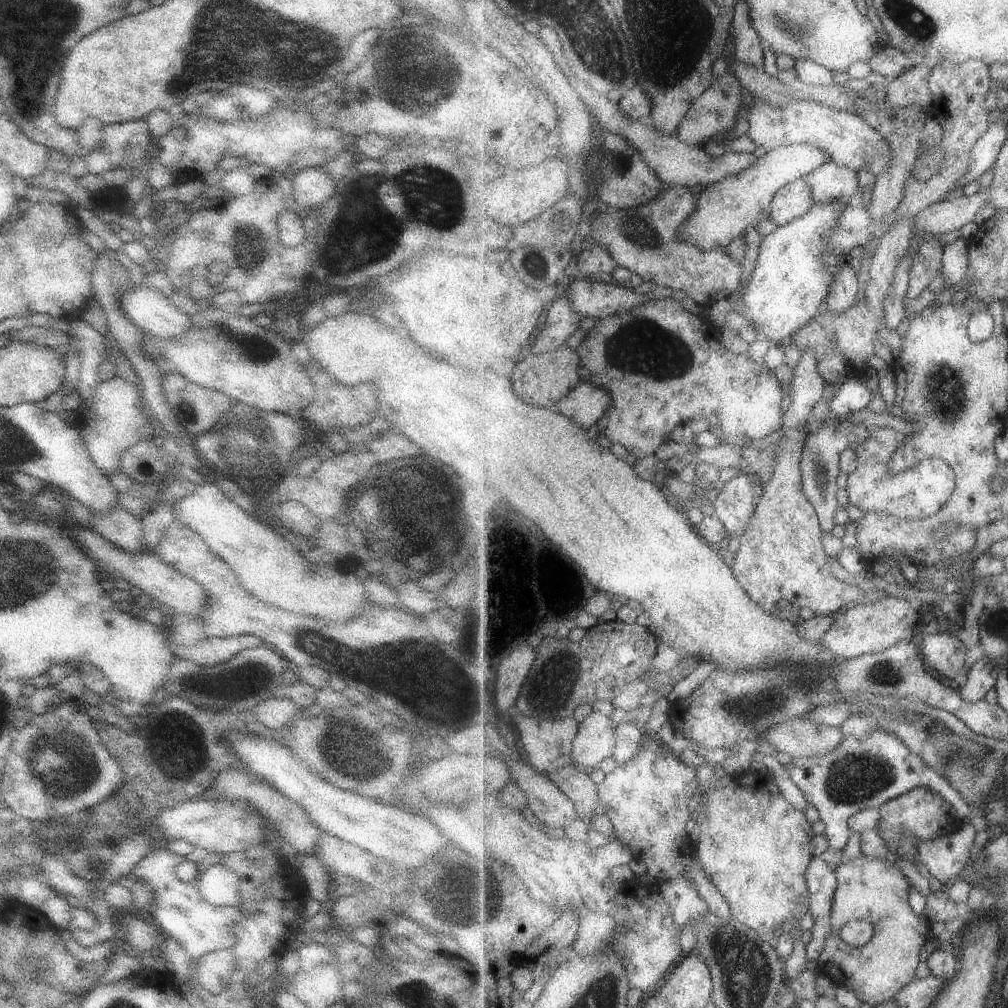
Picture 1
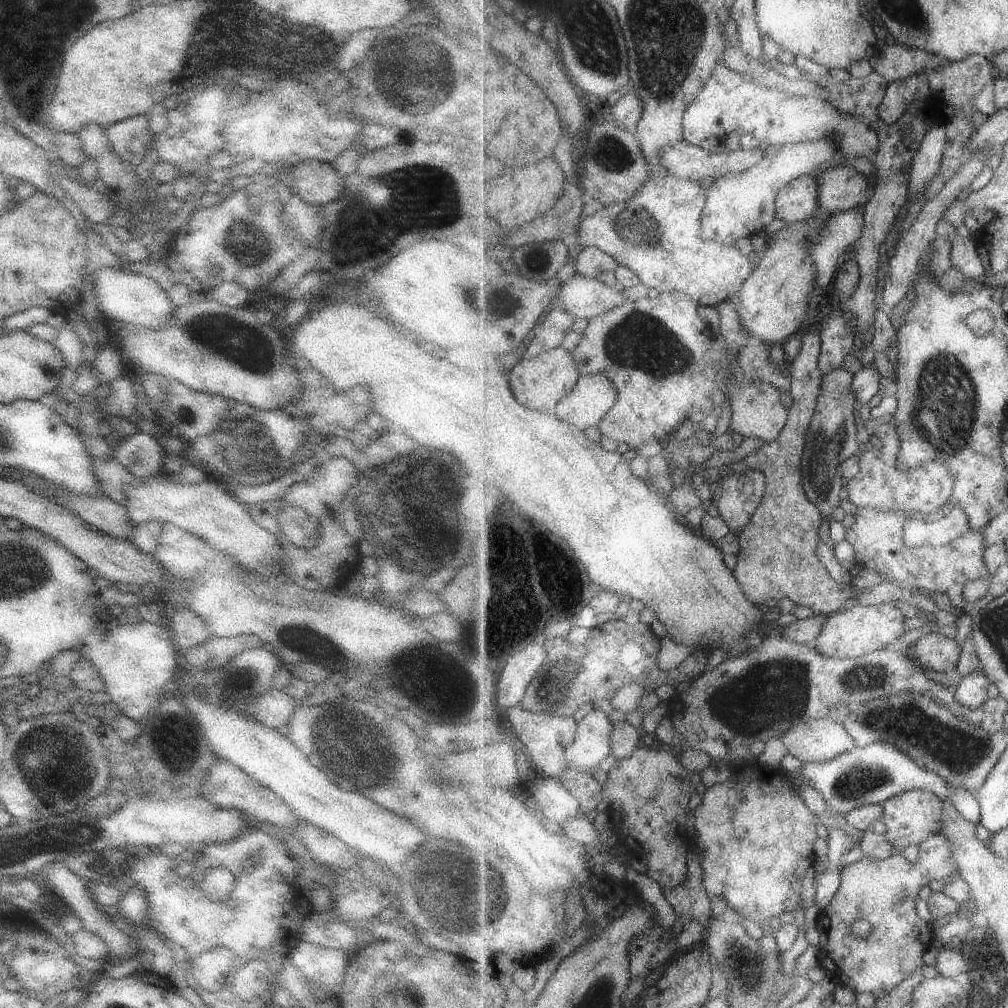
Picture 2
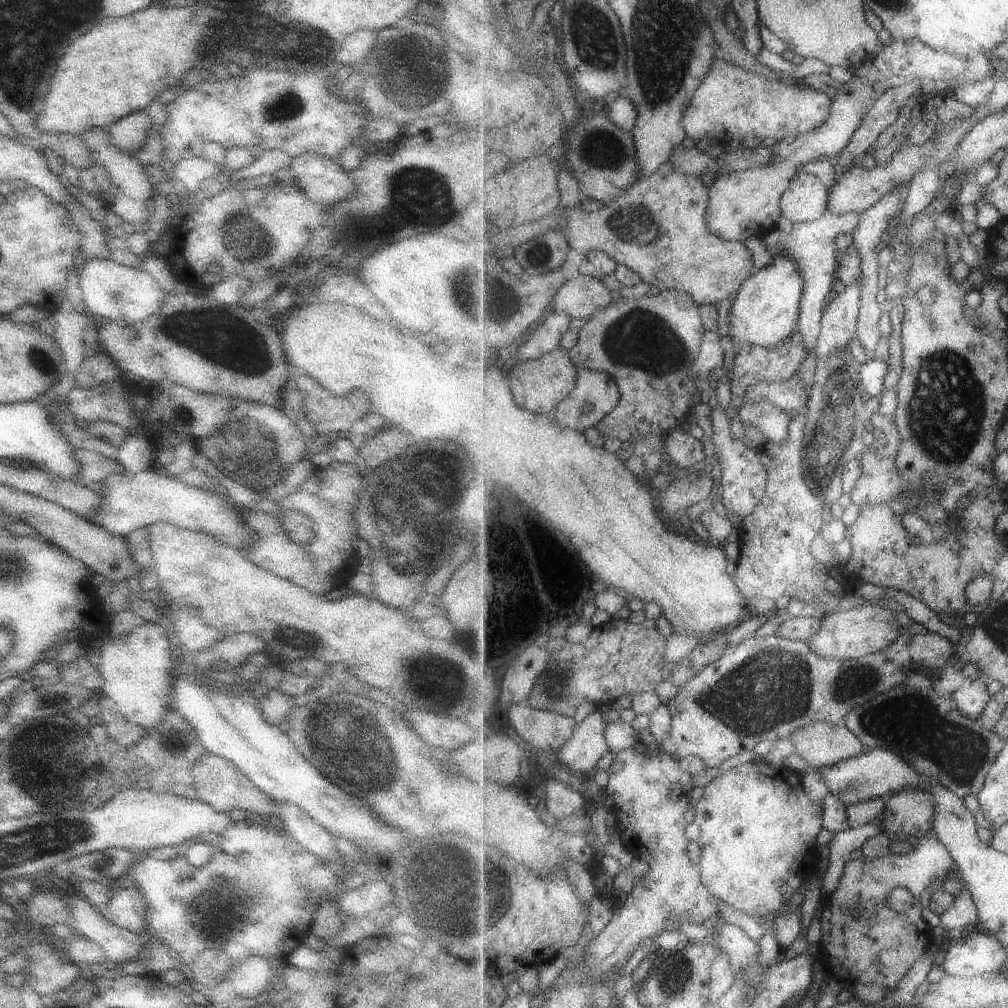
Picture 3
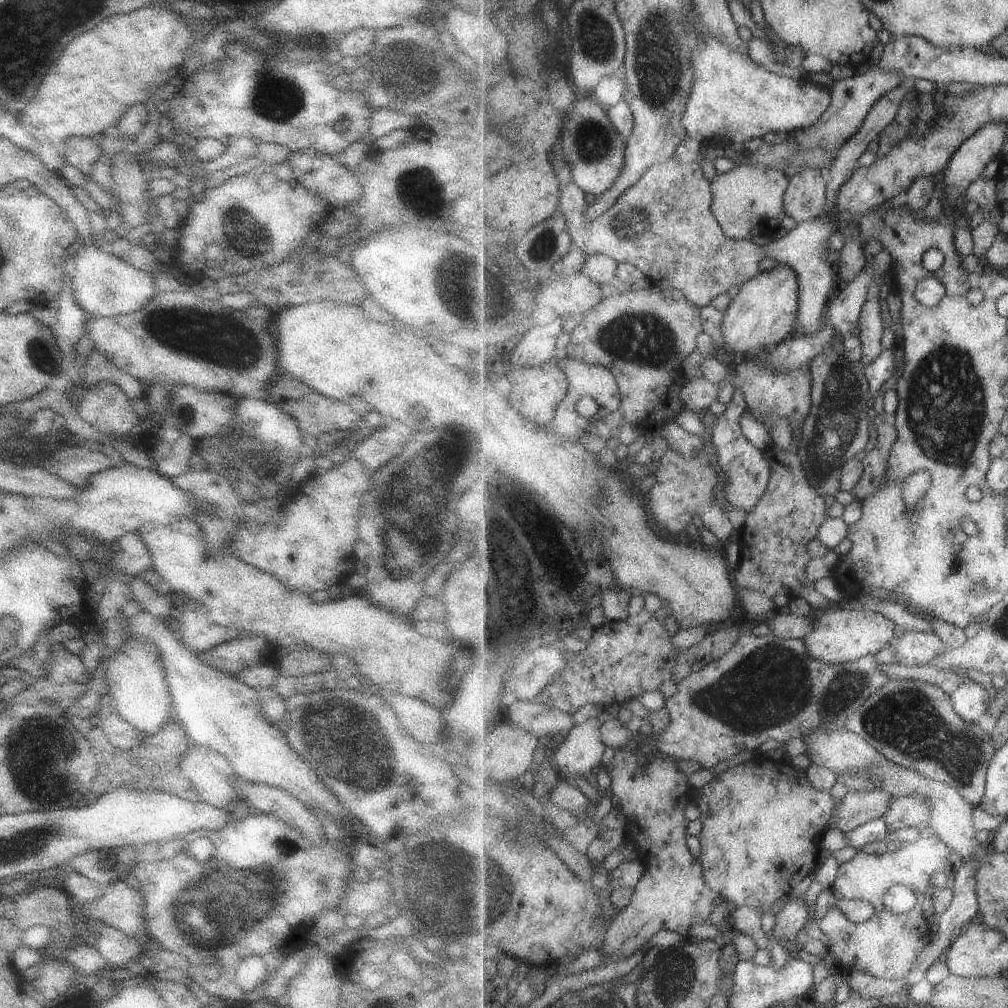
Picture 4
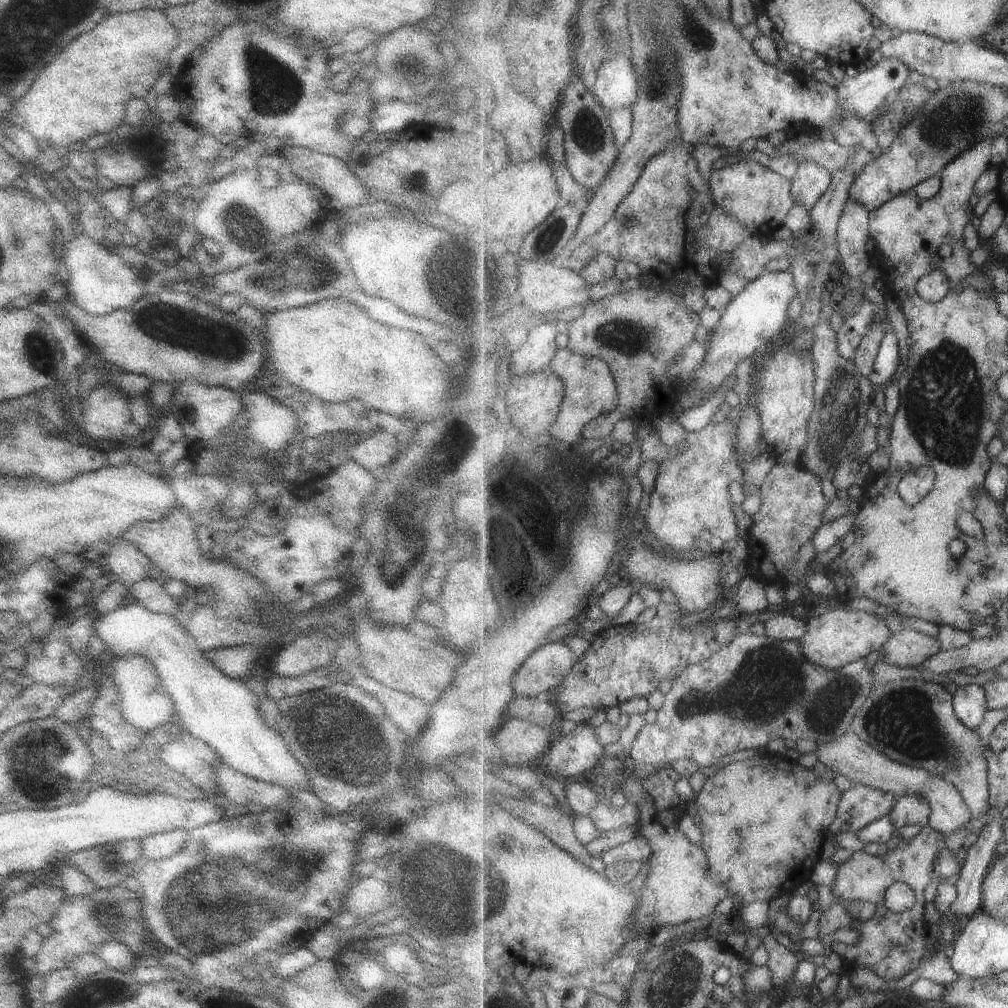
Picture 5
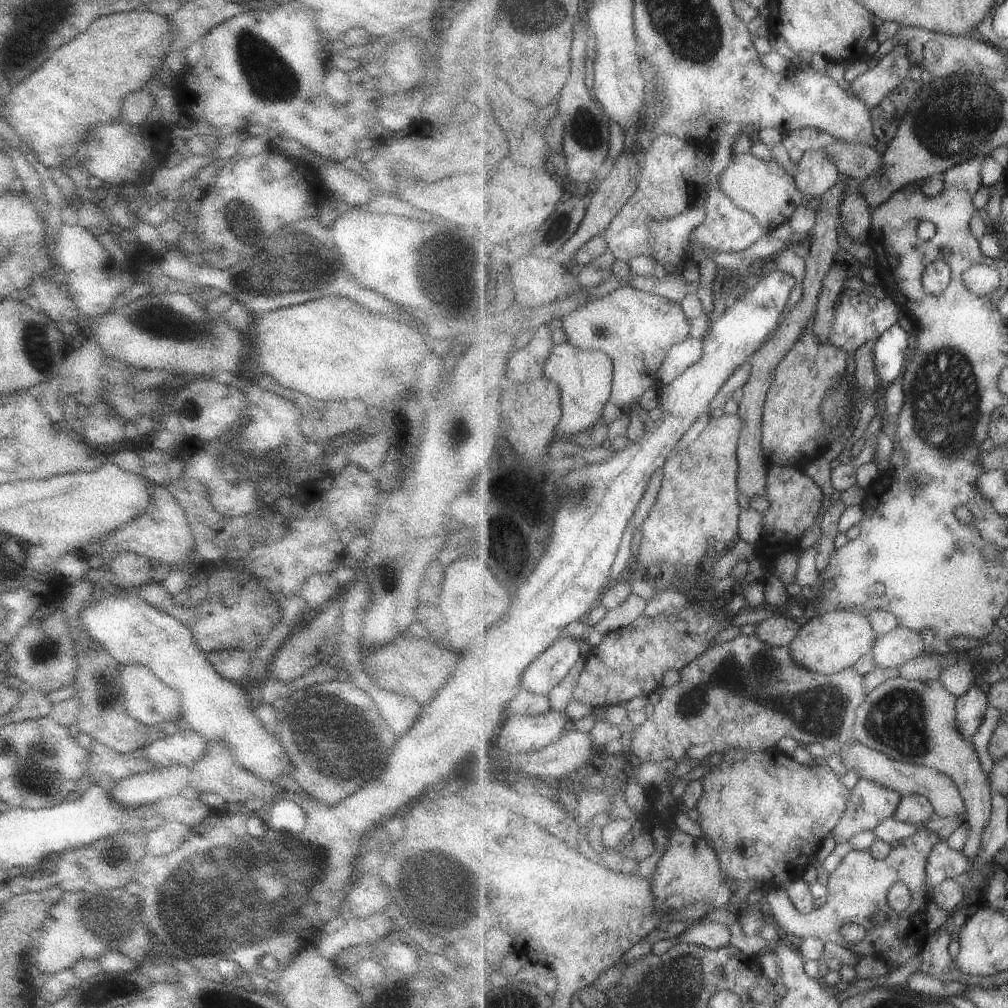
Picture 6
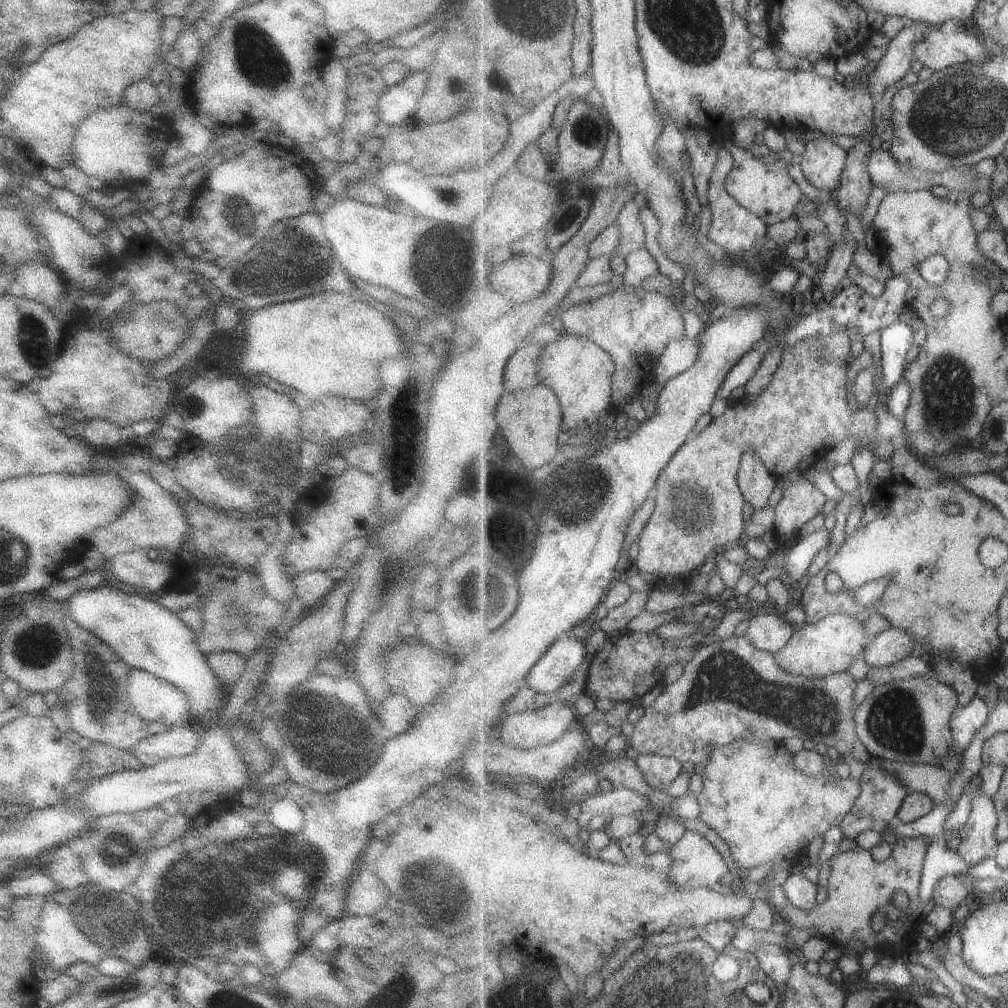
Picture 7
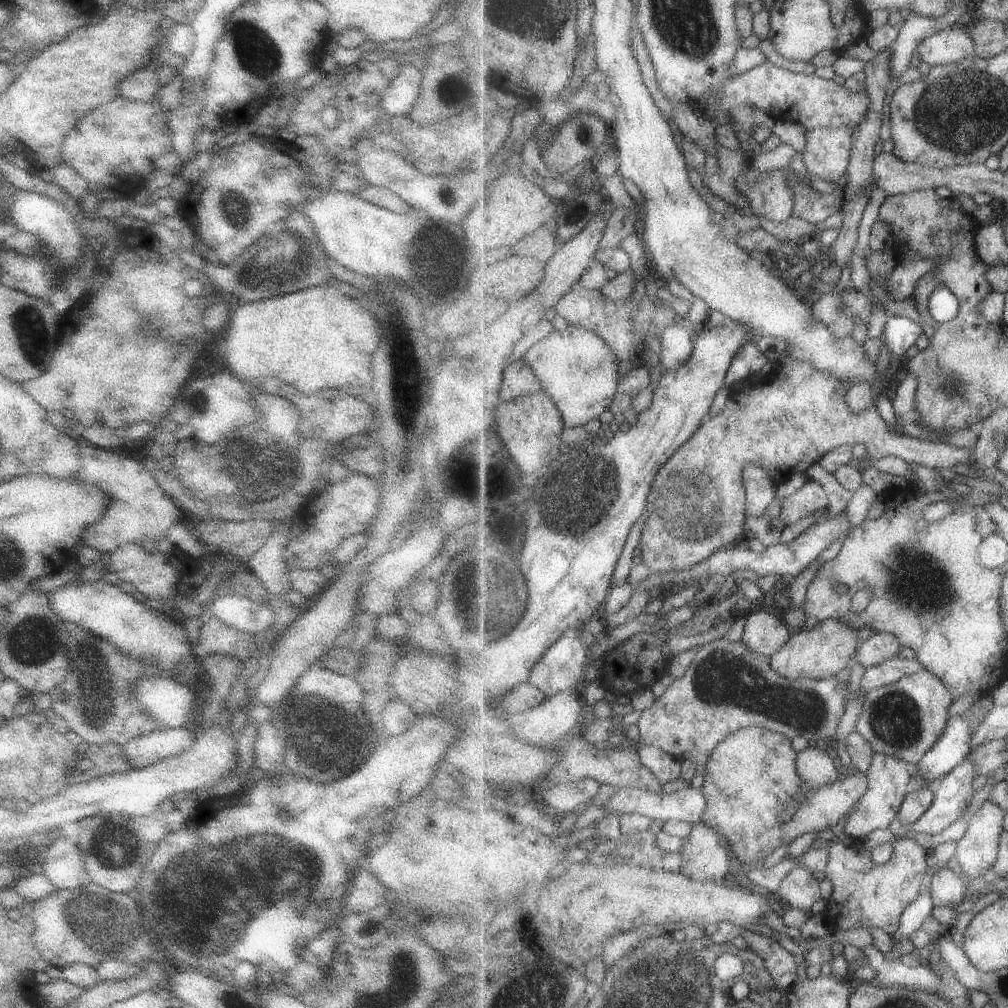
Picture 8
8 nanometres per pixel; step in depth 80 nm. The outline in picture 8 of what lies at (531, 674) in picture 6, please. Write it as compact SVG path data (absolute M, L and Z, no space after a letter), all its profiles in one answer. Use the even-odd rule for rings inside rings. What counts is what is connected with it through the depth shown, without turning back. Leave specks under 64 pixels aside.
M569 630L535 664L529 682L537 686L547 697L567 689L581 689L585 664L590 659L590 651L581 642L577 630Z

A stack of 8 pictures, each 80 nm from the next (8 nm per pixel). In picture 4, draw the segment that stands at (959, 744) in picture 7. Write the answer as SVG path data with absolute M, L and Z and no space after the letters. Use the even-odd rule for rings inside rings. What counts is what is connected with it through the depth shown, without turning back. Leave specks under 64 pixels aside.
M967 679L952 692L955 712L967 722L982 722L990 707L988 690L982 684Z

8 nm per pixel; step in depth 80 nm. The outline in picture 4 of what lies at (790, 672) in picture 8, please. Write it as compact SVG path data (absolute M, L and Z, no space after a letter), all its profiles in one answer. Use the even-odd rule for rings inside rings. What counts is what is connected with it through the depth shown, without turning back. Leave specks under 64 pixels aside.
M831 605L817 618L815 630L804 638L804 641L813 658L826 663L841 664L857 661L861 657L883 650L897 635L896 630L897 625L878 612L856 610L852 606L838 609Z

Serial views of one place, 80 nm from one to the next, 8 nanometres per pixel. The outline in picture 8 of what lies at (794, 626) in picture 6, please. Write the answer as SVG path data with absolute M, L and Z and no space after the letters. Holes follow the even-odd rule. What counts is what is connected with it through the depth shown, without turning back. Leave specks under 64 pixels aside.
M757 612L747 615L741 639L757 654L771 658L789 642L793 633L784 620L767 612Z

